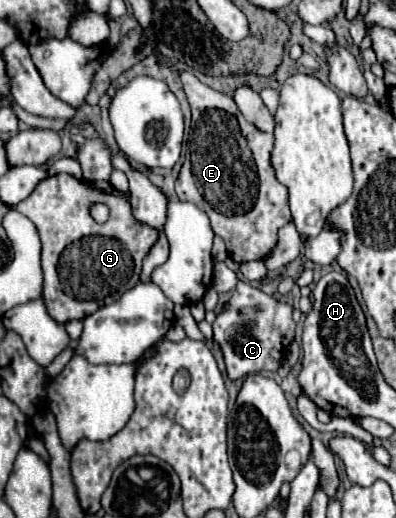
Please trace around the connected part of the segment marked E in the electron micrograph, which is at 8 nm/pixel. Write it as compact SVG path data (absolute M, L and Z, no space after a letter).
M179 71L179 77L181 77L183 91L187 95L187 101L189 101L191 113L193 113L193 135L189 141L191 145L187 145L185 163L175 181L177 197L181 201L189 201L189 203L201 207L201 211L207 213L207 217L211 219L213 233L225 241L227 253L235 263L265 259L277 243L277 231L285 223L291 221L287 187L275 179L275 173L271 167L273 135L263 133L255 125L247 123L245 117L239 113L233 97L223 95L223 93L203 85L189 71Z

